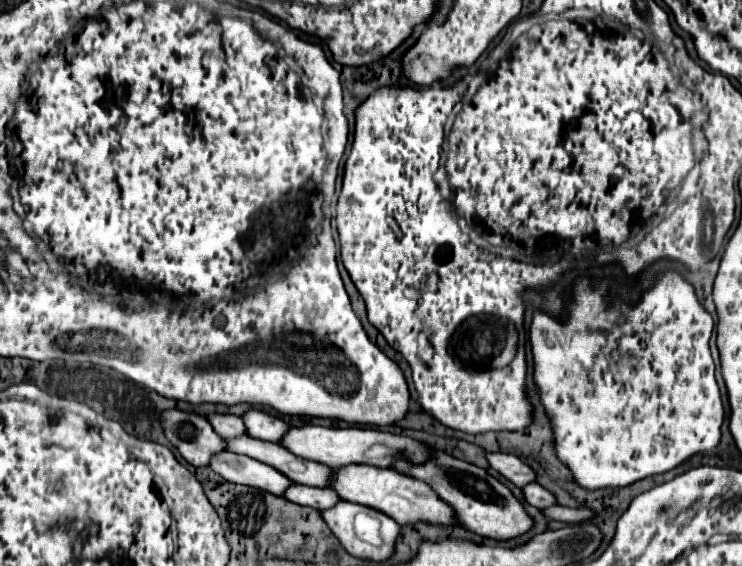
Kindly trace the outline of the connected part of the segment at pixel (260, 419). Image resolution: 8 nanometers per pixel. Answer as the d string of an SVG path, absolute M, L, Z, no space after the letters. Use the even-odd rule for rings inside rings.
M249 410L243 414L243 422L247 424L249 436L265 442L279 442L287 430L291 428L287 422L283 422L277 416L271 416L261 410Z

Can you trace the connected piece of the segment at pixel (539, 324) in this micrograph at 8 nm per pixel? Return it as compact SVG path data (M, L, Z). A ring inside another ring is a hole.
M665 272L659 276L655 288L651 292L647 292L637 306L629 309L625 306L614 306L613 309L611 306L605 310L605 304L607 304L607 282L595 284L591 280L579 280L573 302L571 302L569 322L559 324L557 320L553 320L545 314L535 314L529 333L534 360L533 377L539 386L541 400L543 400L547 414L551 418L551 424L553 424L557 456L563 458L563 462L573 472L575 480L587 490L599 490L599 488L609 488L609 486L627 486L641 478L647 478L653 474L663 474L663 472L679 466L681 462L685 462L687 458L691 458L697 452L715 448L721 438L721 424L723 424L723 414L725 414L723 404L721 404L719 386L715 382L715 364L713 364L713 358L709 352L709 338L711 338L715 322L705 312L705 308L699 304L697 296L693 292L693 286L687 280L683 280L677 272Z

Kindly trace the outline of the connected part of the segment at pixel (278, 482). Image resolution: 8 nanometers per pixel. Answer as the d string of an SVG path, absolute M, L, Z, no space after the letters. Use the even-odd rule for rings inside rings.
M223 452L215 456L209 466L215 472L219 472L225 480L253 486L253 488L271 492L275 496L283 496L283 492L293 484L287 476L283 476L273 466L267 466L255 458L233 454L233 452Z

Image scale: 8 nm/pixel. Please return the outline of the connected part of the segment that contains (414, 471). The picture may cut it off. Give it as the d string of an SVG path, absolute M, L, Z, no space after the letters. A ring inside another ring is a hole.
M433 450L433 456L421 466L397 462L395 468L407 476L427 482L437 492L437 496L441 500L445 500L447 504L451 504L455 508L459 522L467 530L471 530L483 538L507 542L507 540L527 534L535 526L535 520L527 514L525 504L521 500L517 500L505 484L501 484L487 470L483 470L475 464L463 462L463 460L453 458L453 456L439 452L439 450Z

